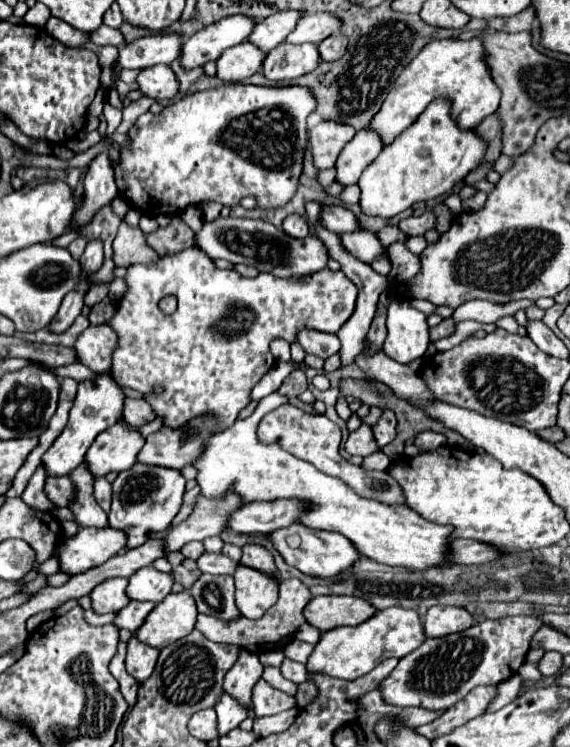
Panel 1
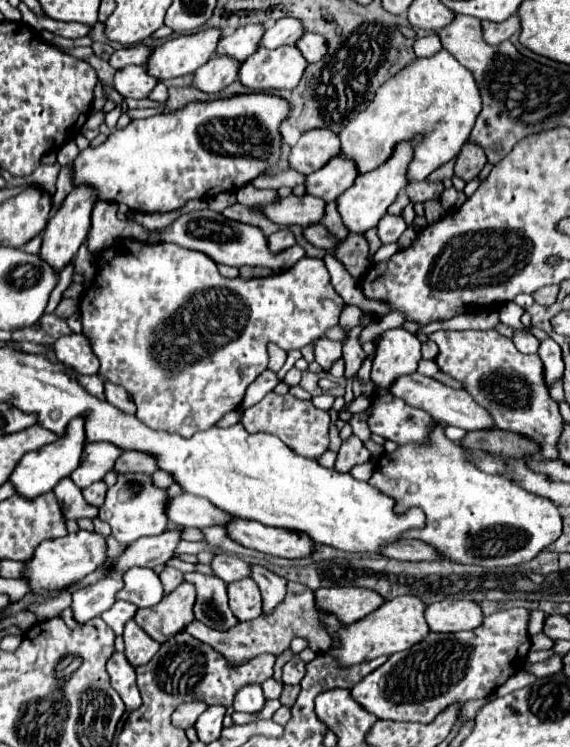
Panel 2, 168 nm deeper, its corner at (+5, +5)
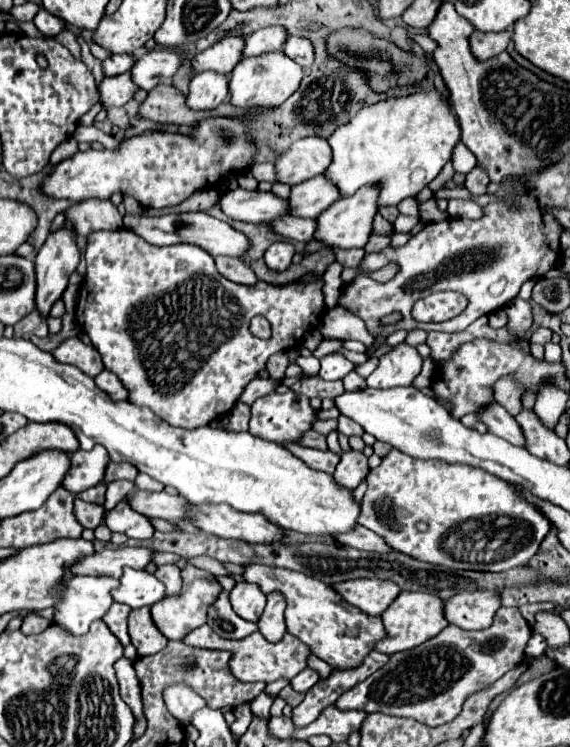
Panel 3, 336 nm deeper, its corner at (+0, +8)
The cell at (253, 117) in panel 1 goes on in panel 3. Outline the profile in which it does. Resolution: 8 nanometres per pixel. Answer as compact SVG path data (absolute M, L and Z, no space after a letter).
M207 118L193 136L171 132L147 132L123 140L119 150L87 150L59 162L41 182L47 198L83 202L91 196L109 198L113 192L131 194L143 208L165 208L187 200L195 190L219 186L225 174L249 168L255 148L247 142L245 124L237 118Z

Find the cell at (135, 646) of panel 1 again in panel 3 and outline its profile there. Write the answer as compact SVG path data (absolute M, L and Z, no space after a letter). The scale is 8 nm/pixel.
M147 606L139 610L131 610L129 614L129 636L139 656L157 654L167 646L167 638L155 626L151 612Z

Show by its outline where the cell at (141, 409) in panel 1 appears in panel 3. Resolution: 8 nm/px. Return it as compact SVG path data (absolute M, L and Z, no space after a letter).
M103 370L101 374L95 376L95 384L97 384L103 392L107 392L113 400L127 400L127 390L123 390L121 380L119 380L113 372Z

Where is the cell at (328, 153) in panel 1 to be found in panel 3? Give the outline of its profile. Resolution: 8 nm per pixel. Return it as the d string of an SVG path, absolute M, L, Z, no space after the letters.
M319 136L297 140L275 160L277 182L289 186L301 184L323 174L327 164L331 164L331 148L327 140Z

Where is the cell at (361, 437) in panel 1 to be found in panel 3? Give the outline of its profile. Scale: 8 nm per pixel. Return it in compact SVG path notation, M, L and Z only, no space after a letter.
M351 450L341 456L341 462L337 464L333 480L341 488L355 490L365 480L367 472L369 472L369 466L367 466L367 458L363 456L363 452Z

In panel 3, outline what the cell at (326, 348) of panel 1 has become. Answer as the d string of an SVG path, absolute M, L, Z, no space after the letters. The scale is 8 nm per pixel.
M327 354L321 358L319 376L323 380L343 380L353 370L355 370L355 366L341 354Z

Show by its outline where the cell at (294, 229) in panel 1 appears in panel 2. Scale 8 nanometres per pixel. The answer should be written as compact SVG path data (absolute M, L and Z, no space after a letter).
M280 229L280 231L272 233L268 237L268 241L270 241L272 251L282 251L286 247L292 247L296 243L296 237L294 237L294 233L290 229Z

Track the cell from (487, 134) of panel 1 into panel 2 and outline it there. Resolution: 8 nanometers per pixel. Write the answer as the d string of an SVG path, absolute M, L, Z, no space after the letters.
M466 141L462 145L458 157L456 157L454 173L456 173L456 177L462 177L464 181L470 181L470 179L474 179L482 171L484 165L486 165L484 149L478 143Z

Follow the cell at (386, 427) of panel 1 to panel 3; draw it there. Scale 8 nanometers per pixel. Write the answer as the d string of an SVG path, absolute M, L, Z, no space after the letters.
M345 416L337 418L337 430L345 436L363 436L363 428L359 428L359 424L355 424L353 420L347 420Z

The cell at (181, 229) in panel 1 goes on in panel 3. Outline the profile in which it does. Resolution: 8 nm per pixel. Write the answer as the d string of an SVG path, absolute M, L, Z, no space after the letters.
M83 200L65 210L65 222L79 236L89 236L97 230L119 230L123 226L123 216L109 200Z

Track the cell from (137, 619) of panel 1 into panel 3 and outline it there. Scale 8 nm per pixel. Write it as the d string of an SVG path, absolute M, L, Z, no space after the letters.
M115 602L109 608L109 612L103 616L103 622L107 624L107 628L119 638L119 642L123 646L129 644L129 634L127 634L127 616L129 616L129 612L131 612L131 608Z

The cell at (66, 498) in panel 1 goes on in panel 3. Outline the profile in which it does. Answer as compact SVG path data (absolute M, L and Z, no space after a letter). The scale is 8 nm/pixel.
M75 500L75 518L83 528L95 530L103 522L105 510L97 504L83 504L81 500Z

